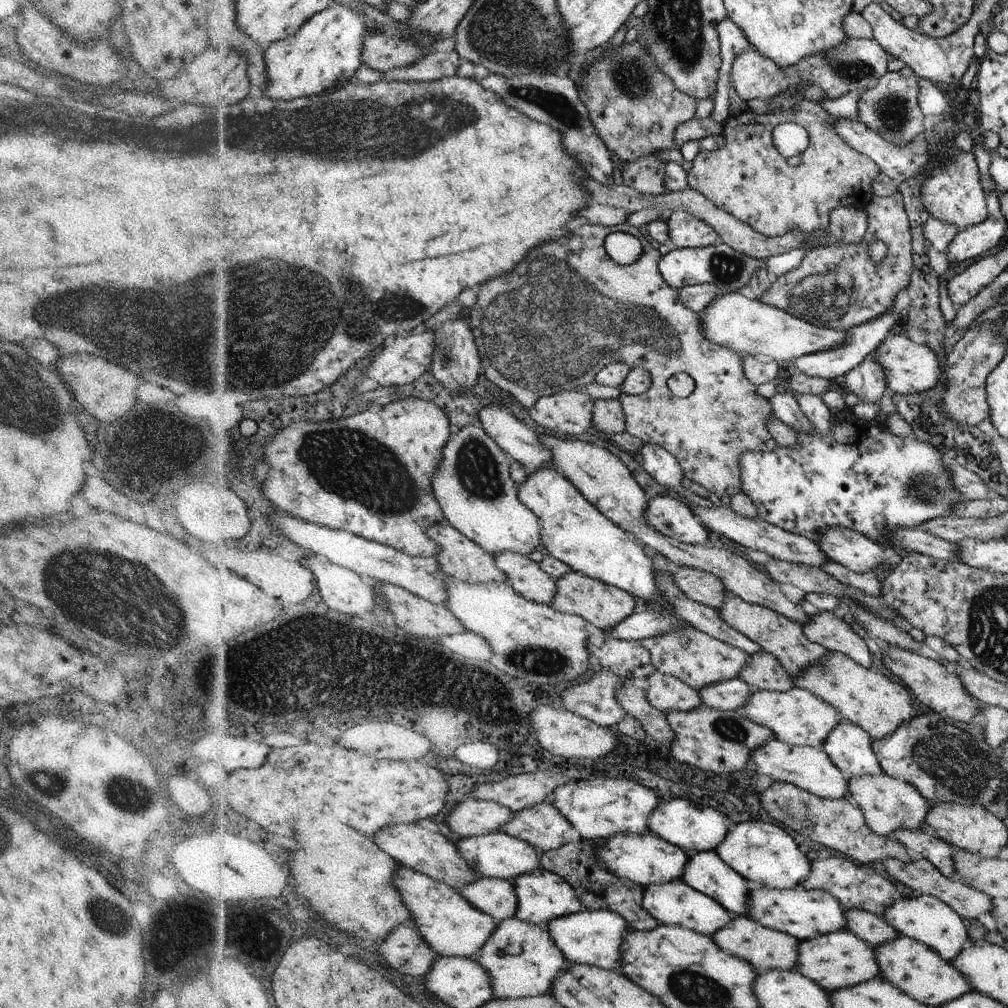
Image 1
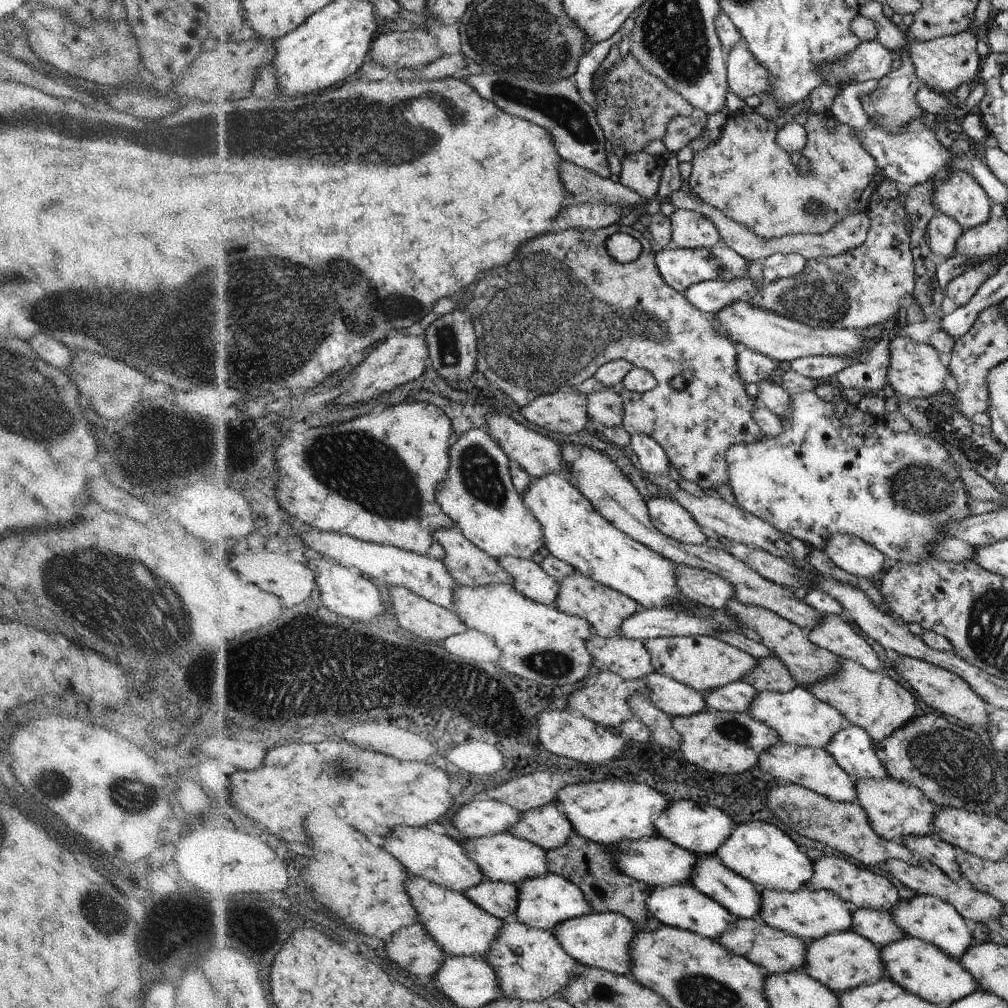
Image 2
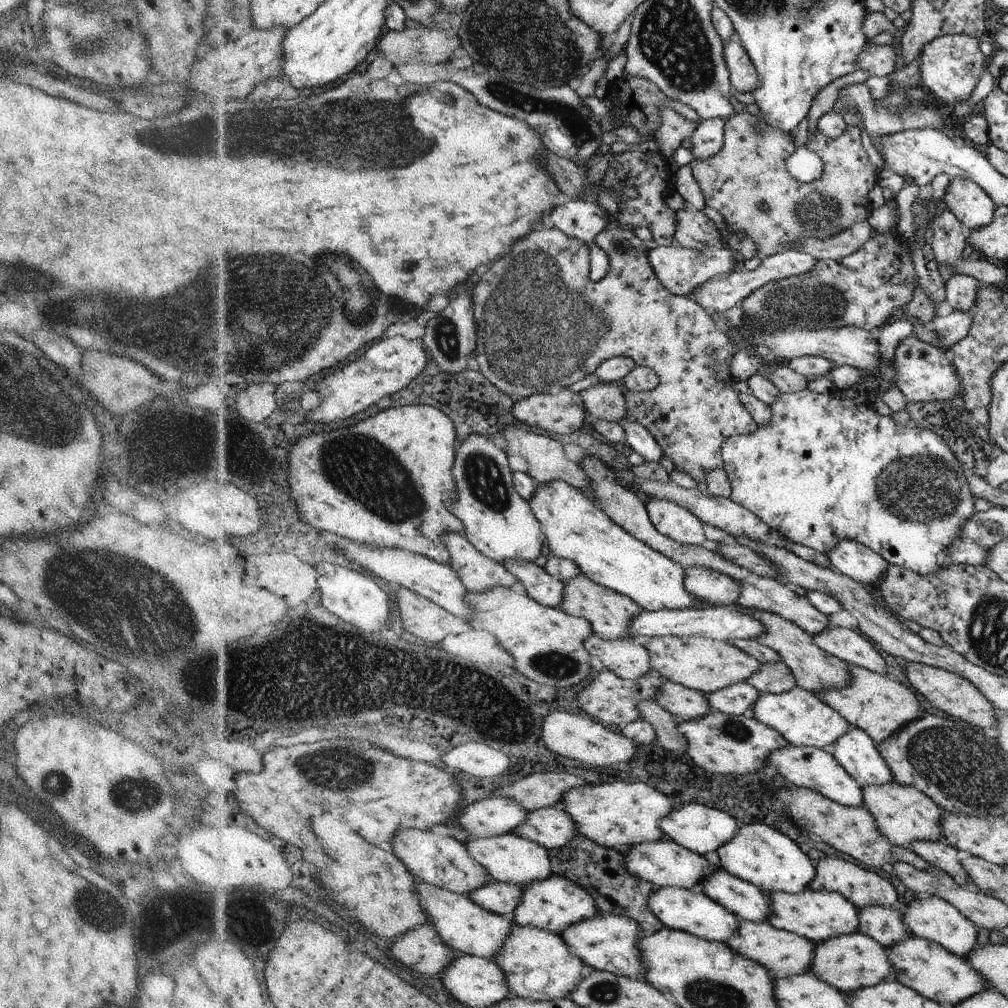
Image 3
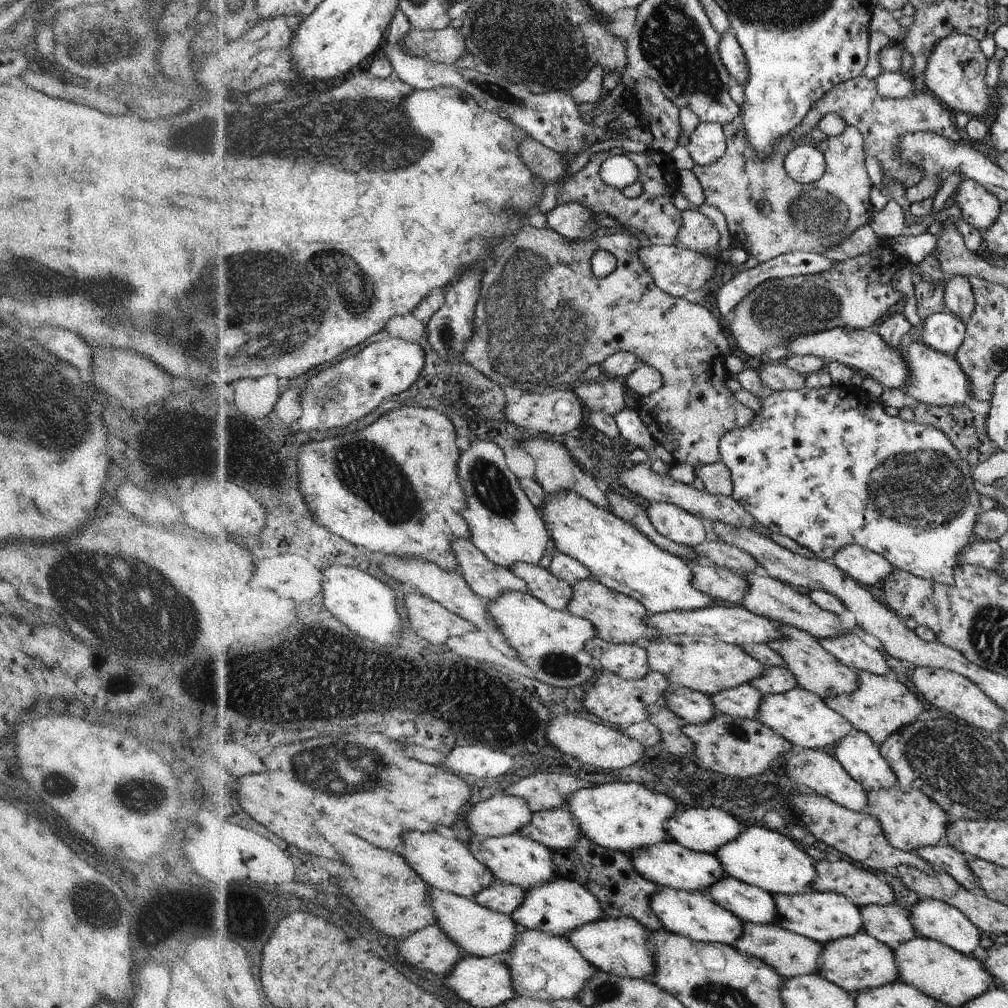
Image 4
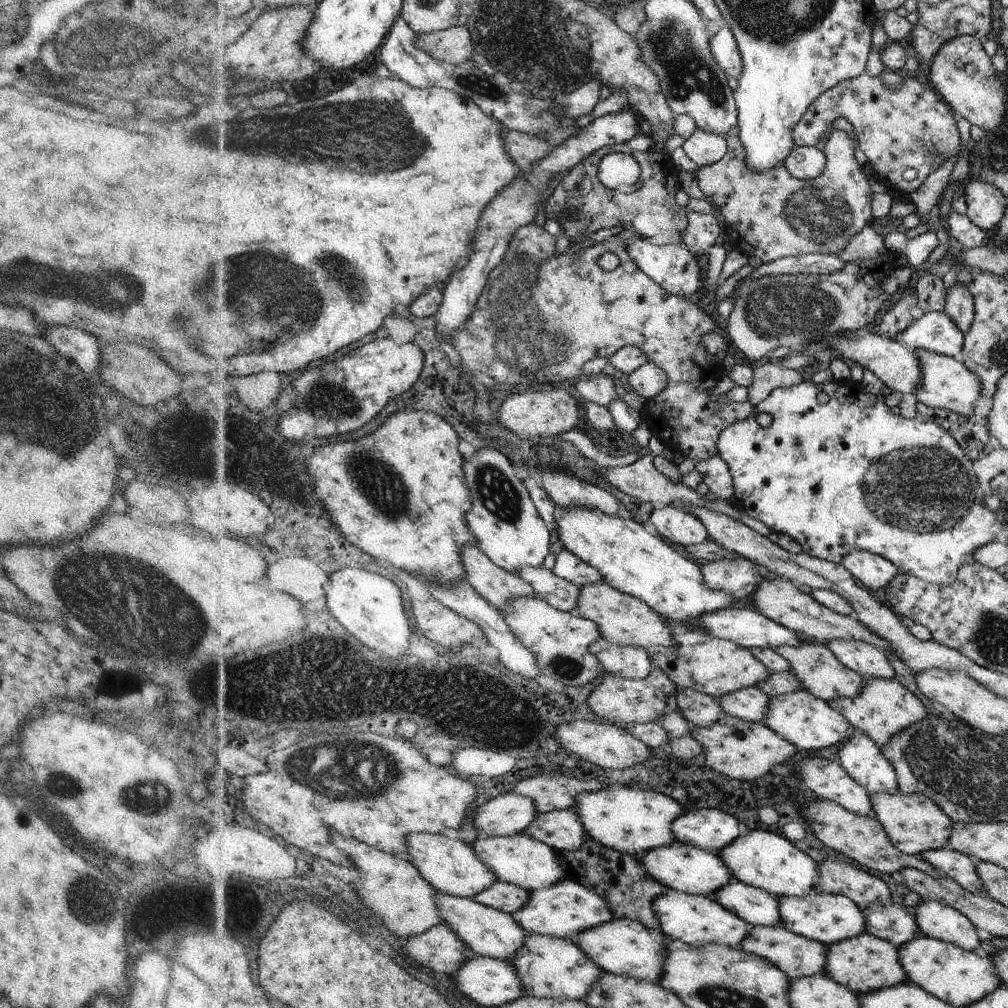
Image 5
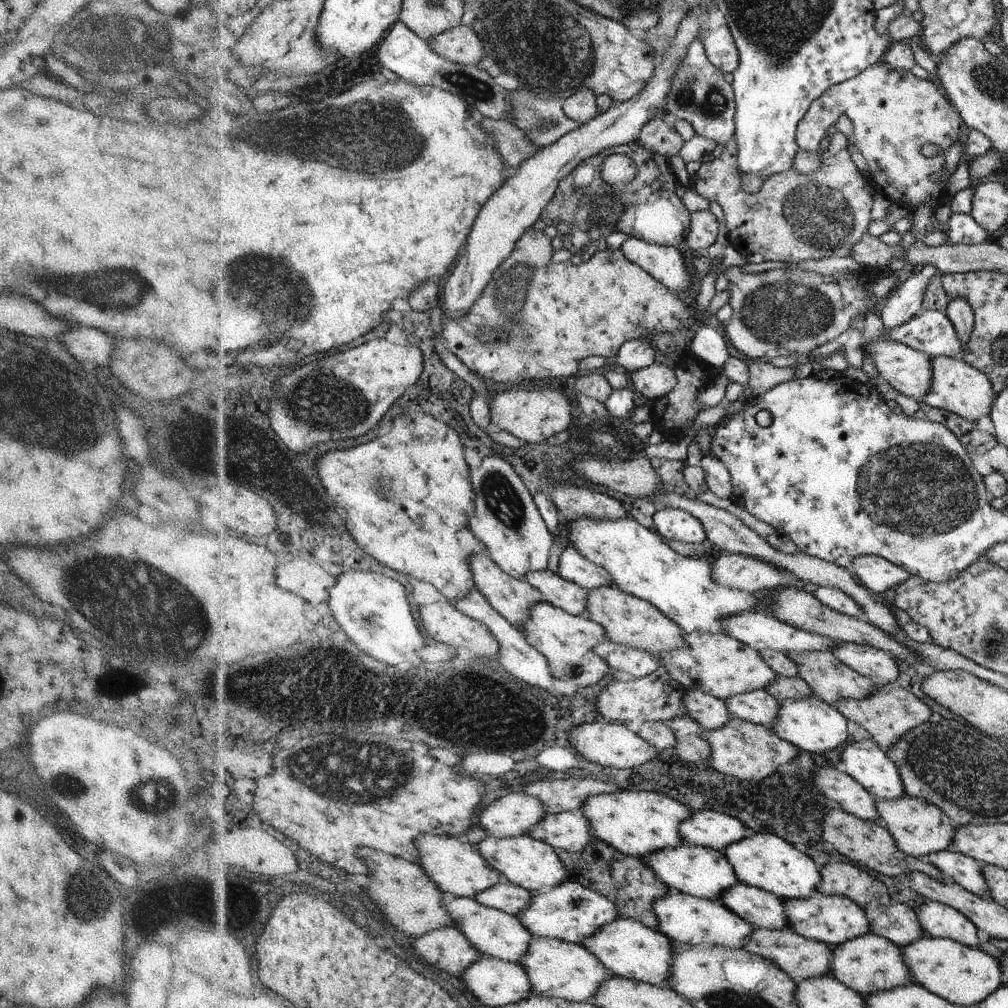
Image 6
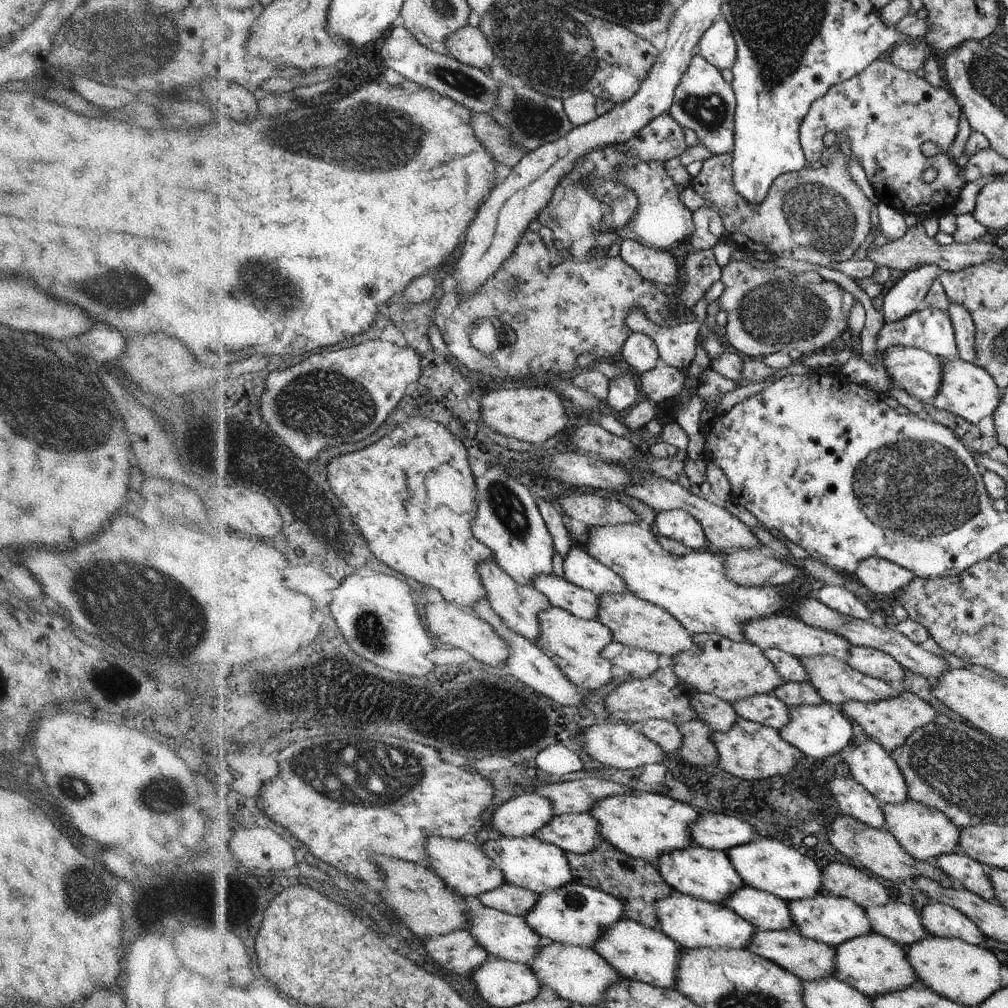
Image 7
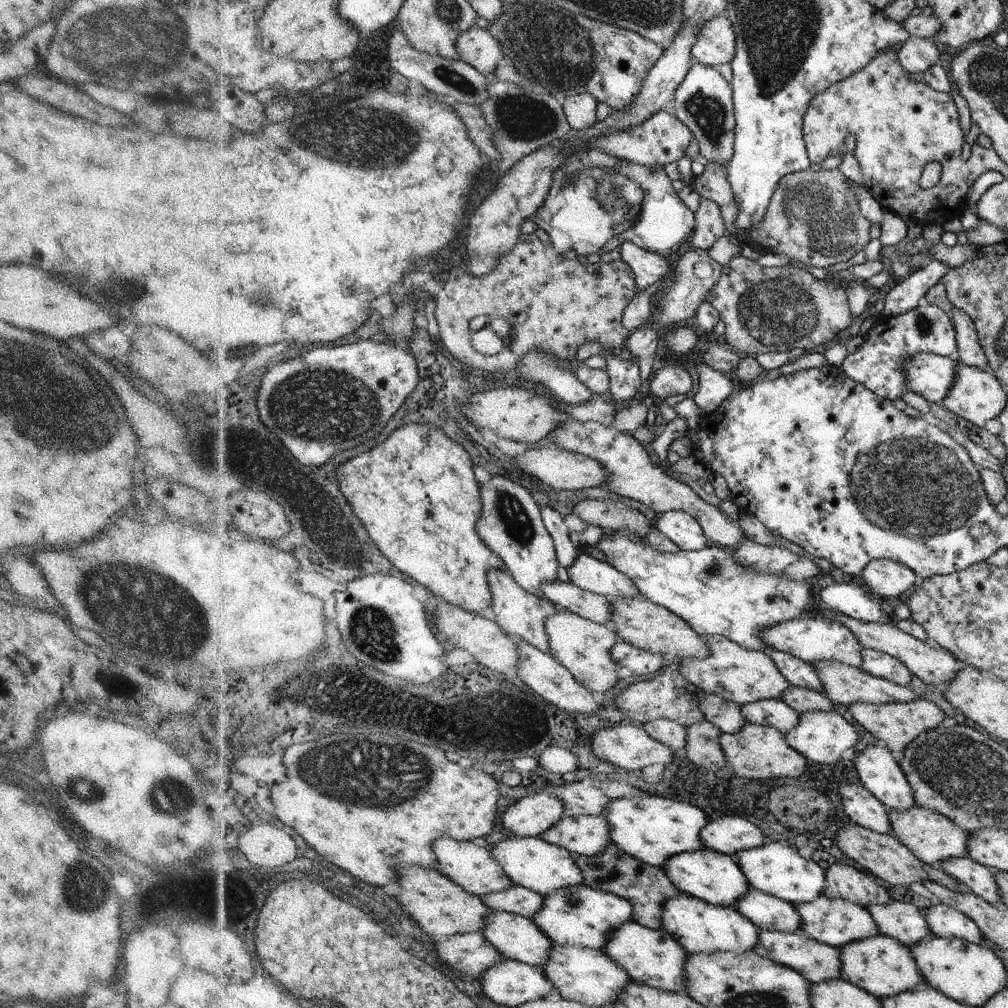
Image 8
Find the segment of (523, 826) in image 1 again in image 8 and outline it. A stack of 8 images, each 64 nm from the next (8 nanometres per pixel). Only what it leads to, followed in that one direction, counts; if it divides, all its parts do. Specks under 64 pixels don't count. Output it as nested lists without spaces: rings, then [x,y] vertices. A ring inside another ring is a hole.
[[[579,815],[560,818],[558,824],[546,830],[540,838],[564,847],[572,856],[588,857],[602,854],[610,840],[610,824],[604,815]]]

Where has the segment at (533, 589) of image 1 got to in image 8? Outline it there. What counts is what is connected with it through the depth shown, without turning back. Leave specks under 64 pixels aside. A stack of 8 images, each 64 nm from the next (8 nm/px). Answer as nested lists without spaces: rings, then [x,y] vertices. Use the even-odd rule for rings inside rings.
[[[546,582],[540,586],[545,598],[556,607],[572,611],[582,618],[609,626],[612,604],[609,597],[582,590],[572,582]]]

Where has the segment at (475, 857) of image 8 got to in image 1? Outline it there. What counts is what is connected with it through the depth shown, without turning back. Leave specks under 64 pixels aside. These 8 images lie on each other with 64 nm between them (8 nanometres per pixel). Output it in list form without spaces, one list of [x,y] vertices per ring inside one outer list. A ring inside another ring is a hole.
[[[418,823],[414,824],[394,824],[388,828],[382,828],[382,832],[378,834],[378,844],[382,850],[385,850],[403,866],[410,866],[414,870],[420,870],[440,882],[446,882],[450,886],[455,887],[458,891],[462,891],[464,886],[472,884],[478,877],[476,872],[468,866],[468,862],[464,862],[464,856],[460,852],[460,847],[454,844],[450,838],[446,838],[444,834],[427,830]]]

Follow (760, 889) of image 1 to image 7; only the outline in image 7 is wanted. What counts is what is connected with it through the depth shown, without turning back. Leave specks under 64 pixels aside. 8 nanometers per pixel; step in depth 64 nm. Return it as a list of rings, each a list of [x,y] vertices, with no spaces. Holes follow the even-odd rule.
[[[820,892],[814,898],[791,901],[789,905],[794,928],[804,937],[828,943],[831,947],[840,946],[853,938],[873,932],[867,911],[859,903],[852,902],[852,899],[846,897],[824,895]]]

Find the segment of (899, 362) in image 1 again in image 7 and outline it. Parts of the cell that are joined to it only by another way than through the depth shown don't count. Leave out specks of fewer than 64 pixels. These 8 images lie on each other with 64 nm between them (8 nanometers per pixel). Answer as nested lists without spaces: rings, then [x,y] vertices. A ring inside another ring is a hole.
[[[960,358],[944,359],[942,386],[936,397],[932,398],[931,404],[977,425],[982,418],[988,418],[995,413],[1000,405],[1000,398],[1003,398],[1003,391],[987,370]]]

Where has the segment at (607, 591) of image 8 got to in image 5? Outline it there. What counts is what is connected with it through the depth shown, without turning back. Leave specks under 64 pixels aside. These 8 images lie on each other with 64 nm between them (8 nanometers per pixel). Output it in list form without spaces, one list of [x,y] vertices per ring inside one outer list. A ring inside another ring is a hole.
[[[564,548],[557,549],[552,571],[555,571],[558,578],[573,582],[579,587],[584,586],[584,584],[602,582],[600,572],[596,568],[592,568],[590,564],[580,560],[578,556]]]

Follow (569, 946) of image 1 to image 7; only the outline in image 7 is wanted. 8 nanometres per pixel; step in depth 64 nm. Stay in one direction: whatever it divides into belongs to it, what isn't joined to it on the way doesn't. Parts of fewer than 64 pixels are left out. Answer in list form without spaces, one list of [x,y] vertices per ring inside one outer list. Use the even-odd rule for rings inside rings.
[[[632,919],[620,920],[615,926],[610,926],[607,933],[594,944],[594,950],[605,958],[622,978],[642,981],[663,989],[674,989],[676,986],[681,947],[675,939],[668,938],[659,928],[653,929]]]

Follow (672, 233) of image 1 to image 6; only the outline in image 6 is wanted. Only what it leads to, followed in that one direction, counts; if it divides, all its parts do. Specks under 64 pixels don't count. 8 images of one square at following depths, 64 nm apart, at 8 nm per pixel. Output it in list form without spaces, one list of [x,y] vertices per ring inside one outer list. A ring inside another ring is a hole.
[[[708,210],[693,212],[690,216],[690,232],[686,236],[686,243],[692,250],[706,253],[707,249],[716,242],[720,224],[718,218]]]

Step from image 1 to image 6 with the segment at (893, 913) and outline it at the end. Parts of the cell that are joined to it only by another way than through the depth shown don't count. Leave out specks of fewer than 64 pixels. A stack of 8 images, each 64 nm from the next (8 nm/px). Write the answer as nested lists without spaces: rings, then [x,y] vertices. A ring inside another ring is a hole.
[[[930,901],[917,908],[920,926],[924,932],[934,938],[945,938],[959,942],[968,948],[979,948],[976,925],[963,912],[947,904]]]

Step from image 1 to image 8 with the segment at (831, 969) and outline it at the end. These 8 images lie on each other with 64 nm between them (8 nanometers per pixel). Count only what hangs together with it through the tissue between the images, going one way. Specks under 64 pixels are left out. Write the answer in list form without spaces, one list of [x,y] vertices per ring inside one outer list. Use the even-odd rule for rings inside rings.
[[[882,933],[877,936],[857,941],[841,950],[841,978],[880,998],[896,997],[924,984],[922,972],[910,947]]]

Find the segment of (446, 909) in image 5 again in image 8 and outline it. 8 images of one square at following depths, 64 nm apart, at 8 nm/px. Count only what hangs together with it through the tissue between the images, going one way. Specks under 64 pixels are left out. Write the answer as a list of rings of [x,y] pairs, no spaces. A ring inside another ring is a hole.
[[[490,910],[486,924],[482,926],[480,932],[504,959],[527,963],[528,966],[546,966],[546,962],[550,958],[550,950],[554,944],[548,935],[544,934],[535,922],[532,922],[532,919],[502,911]]]

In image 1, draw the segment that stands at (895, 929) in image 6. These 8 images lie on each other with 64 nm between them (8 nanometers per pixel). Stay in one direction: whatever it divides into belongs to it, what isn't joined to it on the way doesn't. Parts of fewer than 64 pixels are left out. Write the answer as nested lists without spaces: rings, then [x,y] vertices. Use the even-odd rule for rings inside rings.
[[[847,909],[846,929],[852,931],[858,938],[873,947],[883,945],[884,942],[896,940],[900,936],[884,915],[877,915],[867,910]]]

